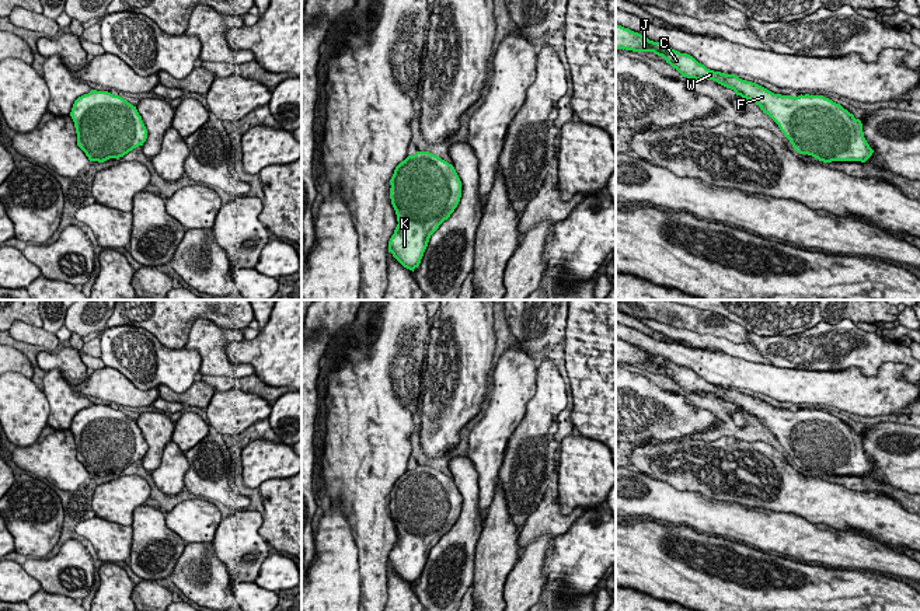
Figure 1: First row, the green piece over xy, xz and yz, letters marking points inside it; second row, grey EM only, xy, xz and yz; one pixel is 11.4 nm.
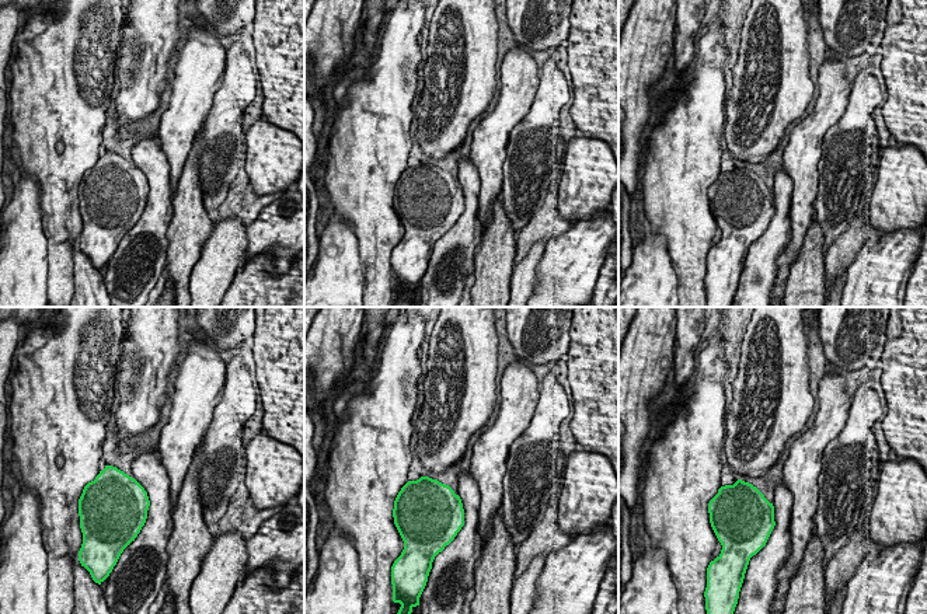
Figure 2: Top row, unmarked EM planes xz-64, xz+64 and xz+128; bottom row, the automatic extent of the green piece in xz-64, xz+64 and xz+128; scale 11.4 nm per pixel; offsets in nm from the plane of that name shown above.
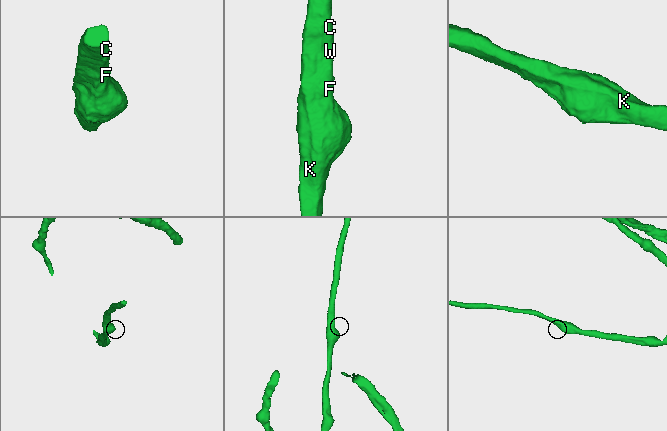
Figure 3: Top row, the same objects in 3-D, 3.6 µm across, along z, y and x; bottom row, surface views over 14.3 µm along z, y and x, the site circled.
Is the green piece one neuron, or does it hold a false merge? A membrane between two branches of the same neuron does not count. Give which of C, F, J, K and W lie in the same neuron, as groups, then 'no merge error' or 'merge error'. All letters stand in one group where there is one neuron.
groups C F J K W; no merge error

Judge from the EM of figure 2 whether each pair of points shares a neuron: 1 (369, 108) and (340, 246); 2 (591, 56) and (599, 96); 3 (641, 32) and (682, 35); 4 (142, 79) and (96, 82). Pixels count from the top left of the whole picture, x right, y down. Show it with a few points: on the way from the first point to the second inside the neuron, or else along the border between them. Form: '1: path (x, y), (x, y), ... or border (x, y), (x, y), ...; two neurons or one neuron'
1: border (334, 210), (355, 236), (359, 251); two neurons
2: path (599, 66), (599, 86); one neuron
3: border (676, 14), (672, 51); two neurons
4: border (118, 48), (115, 82); two neurons

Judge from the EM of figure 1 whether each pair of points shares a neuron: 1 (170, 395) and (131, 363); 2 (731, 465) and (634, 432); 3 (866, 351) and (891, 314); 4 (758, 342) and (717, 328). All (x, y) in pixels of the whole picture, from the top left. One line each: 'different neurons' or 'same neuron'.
1: different neurons
2: different neurons
3: different neurons
4: different neurons

